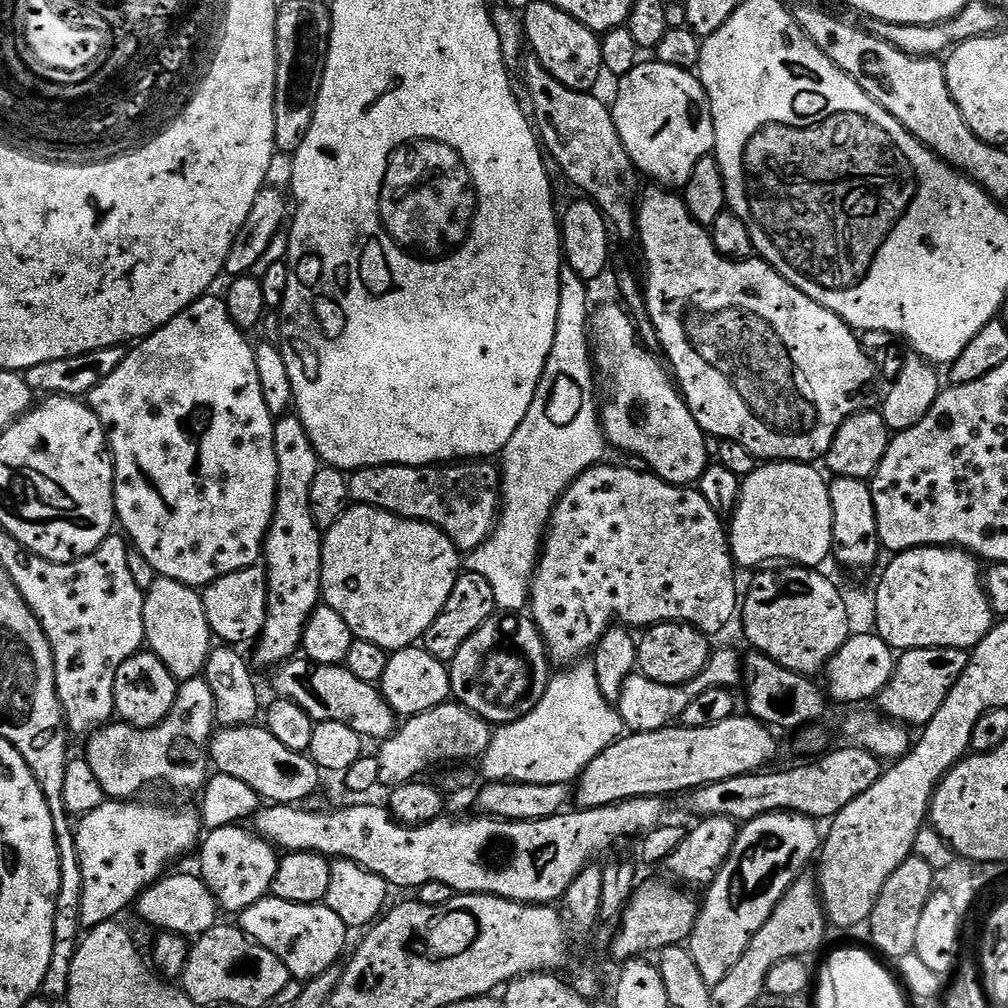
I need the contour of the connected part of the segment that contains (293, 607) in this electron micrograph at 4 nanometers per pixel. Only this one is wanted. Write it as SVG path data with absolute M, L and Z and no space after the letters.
M285 414L276 420L274 450L278 454L278 490L272 524L268 527L268 536L264 539L262 553L262 564L268 574L268 613L264 629L259 640L255 641L254 649L256 648L257 665L260 663L279 666L285 660L293 659L301 651L306 622L322 600L320 591L322 532L310 514L310 485L314 483L314 474L318 474L318 470L322 467L322 461L310 442L306 426L302 426L299 416L295 414Z

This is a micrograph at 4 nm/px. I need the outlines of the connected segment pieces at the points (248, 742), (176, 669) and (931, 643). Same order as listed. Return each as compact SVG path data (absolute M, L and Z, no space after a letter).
M247 724L237 728L220 728L212 733L208 755L211 767L217 773L246 782L251 790L257 792L261 801L269 805L299 805L299 800L308 800L315 794L322 777L321 769L316 767L311 756L282 746L267 726Z
M157 576L144 592L144 638L147 651L162 658L162 666L174 674L177 682L197 679L214 647L210 622L206 622L203 595L182 582Z
M912 548L909 552L901 552L893 555L892 560L884 568L884 573L880 576L880 585L874 588L874 595L877 600L877 622L875 635L887 642L894 650L907 650L909 648L963 648L971 650L975 648L982 638L992 629L994 623L994 613L988 595L984 592L984 582L982 579L982 568L977 557L972 553L964 551L962 548Z

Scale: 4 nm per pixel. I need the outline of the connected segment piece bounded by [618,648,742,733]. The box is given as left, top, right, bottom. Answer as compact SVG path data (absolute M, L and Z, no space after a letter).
M736 648L715 649L709 655L702 674L698 674L698 678L685 684L663 684L639 674L633 674L630 678L626 678L626 684L622 686L618 705L620 720L629 733L662 730L675 725L680 719L682 710L686 710L686 706L690 706L690 702L693 698L698 698L698 694L702 694L702 690L710 690L711 688L735 689L741 680L742 656Z

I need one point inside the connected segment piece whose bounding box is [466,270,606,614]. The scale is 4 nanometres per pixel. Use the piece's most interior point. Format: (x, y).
(561, 436)

